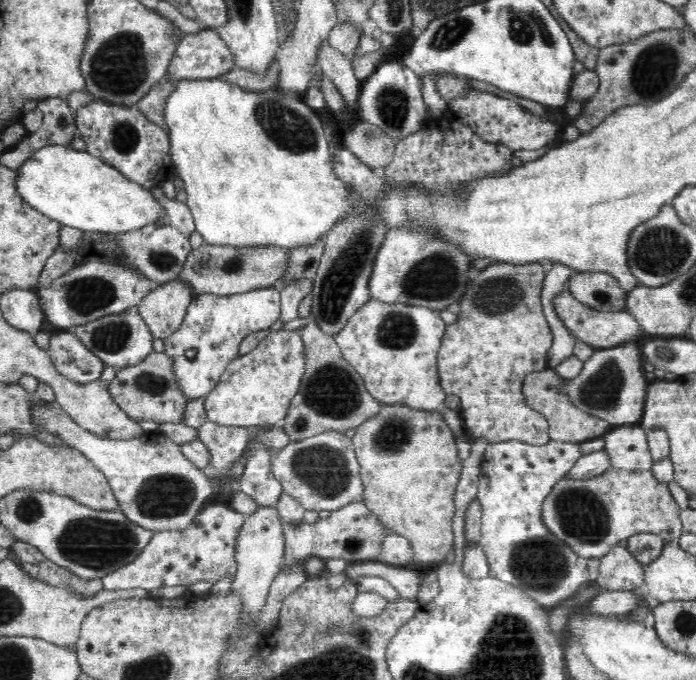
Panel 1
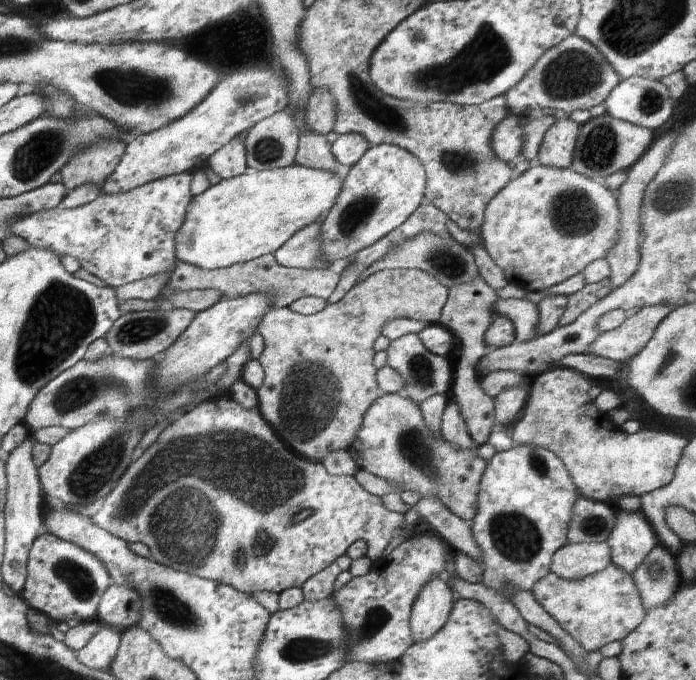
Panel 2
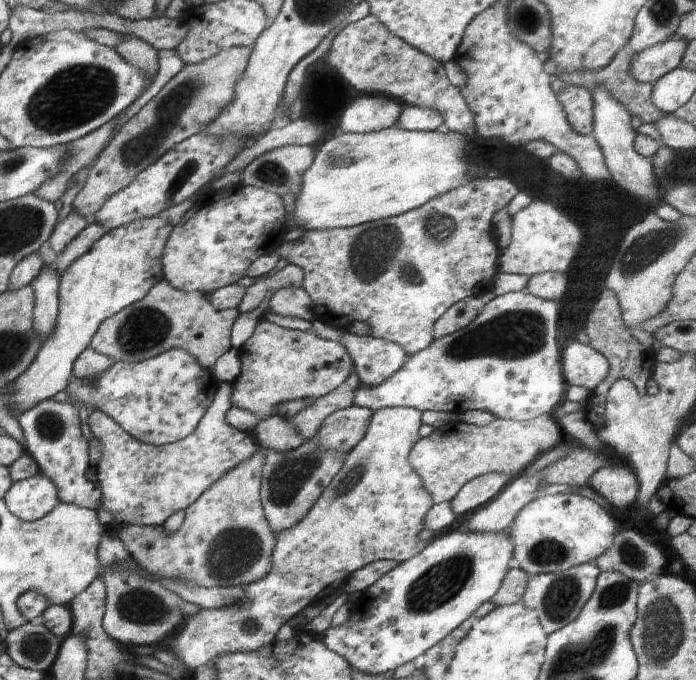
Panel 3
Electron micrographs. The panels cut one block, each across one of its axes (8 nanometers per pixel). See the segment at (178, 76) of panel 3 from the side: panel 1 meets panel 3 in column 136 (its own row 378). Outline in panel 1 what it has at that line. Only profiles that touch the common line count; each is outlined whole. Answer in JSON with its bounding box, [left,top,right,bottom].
[109,351,189,423]

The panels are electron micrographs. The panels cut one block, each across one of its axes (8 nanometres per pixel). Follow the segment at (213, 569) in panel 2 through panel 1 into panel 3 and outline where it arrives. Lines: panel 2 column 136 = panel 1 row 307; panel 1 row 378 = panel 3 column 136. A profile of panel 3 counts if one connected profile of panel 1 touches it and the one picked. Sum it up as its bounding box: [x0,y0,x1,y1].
[88,382,259,531]

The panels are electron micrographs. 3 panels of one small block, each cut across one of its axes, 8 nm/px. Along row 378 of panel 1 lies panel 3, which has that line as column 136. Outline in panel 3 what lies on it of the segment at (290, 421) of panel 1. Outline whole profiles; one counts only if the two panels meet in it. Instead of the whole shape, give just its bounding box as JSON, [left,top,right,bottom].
[89,279,239,373]

